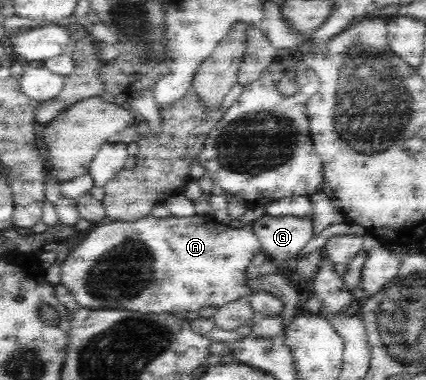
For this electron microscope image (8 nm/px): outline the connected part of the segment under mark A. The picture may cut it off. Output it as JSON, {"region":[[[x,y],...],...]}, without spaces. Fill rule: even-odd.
{"region":[[[152,215],[137,221],[108,220],[99,223],[61,264],[61,285],[68,290],[78,308],[84,310],[122,309],[136,313],[180,313],[198,311],[208,305],[222,307],[237,298],[250,298],[246,267],[261,252],[253,225],[232,229],[209,216],[156,218]]]}

